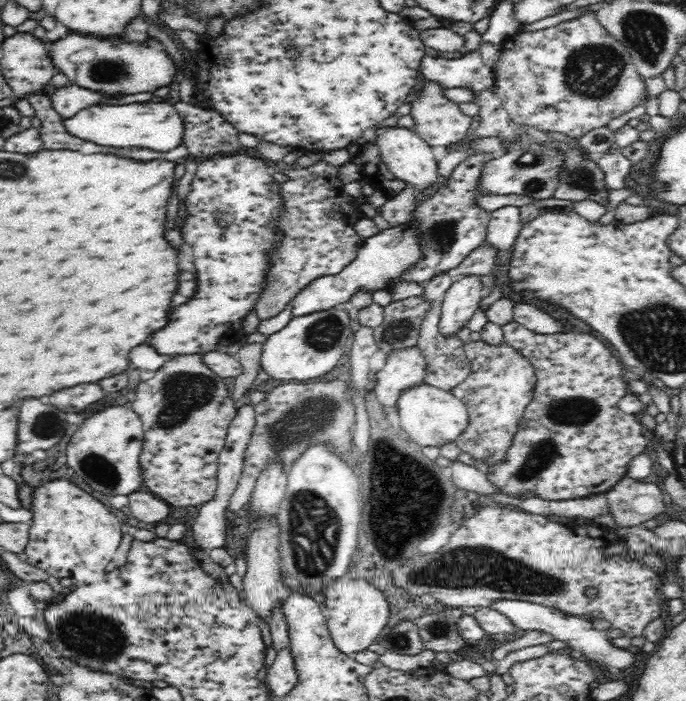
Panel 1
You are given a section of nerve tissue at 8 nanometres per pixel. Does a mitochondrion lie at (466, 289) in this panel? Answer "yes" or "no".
no

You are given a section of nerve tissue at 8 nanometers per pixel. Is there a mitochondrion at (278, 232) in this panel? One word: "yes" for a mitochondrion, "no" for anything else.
no

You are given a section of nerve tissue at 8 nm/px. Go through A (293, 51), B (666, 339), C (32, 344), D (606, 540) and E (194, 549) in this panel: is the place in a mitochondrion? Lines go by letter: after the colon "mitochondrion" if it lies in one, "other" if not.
A: mitochondrion
B: mitochondrion
C: other
D: other
E: other

